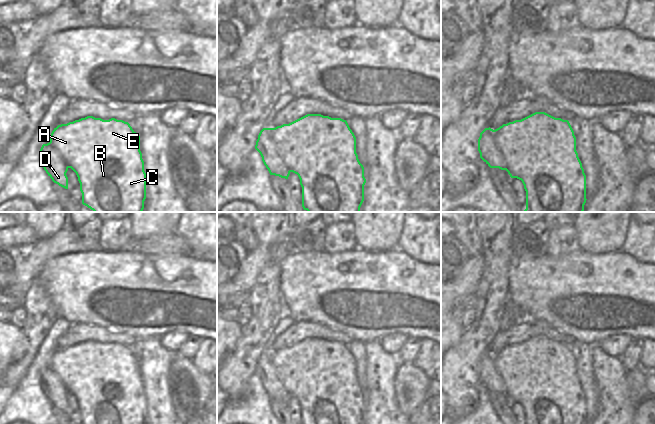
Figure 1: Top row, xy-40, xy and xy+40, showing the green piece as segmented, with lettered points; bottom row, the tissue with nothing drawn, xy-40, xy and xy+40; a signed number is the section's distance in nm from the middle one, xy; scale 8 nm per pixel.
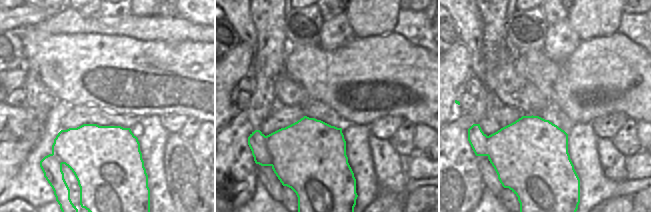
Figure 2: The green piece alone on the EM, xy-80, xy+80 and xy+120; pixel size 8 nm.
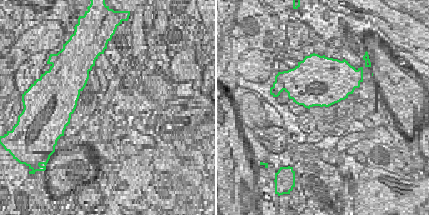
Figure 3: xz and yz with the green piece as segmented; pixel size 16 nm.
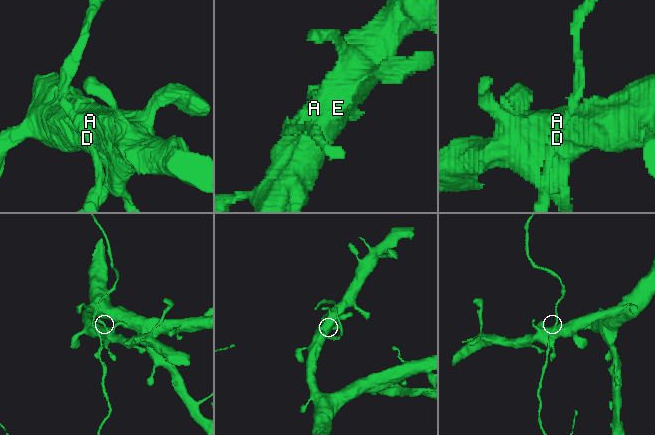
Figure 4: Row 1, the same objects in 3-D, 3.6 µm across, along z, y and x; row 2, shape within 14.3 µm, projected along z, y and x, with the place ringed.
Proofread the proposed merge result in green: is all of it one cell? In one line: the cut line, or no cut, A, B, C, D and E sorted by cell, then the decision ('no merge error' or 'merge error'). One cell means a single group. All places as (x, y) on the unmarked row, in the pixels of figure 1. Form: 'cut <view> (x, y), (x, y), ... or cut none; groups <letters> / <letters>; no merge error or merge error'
cut none; groups A B C D E; no merge error

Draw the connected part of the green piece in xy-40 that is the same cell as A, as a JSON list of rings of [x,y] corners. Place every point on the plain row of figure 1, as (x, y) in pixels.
[[[87,340],[58,349],[50,359],[50,366],[41,371],[40,385],[52,405],[65,413],[68,413],[66,397],[71,392],[78,401],[82,424],[146,423],[140,360],[123,344]]]

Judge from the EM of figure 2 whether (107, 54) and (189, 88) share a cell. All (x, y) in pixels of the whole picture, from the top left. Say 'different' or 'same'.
same

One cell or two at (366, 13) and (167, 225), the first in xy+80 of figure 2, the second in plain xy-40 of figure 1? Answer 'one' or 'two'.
one

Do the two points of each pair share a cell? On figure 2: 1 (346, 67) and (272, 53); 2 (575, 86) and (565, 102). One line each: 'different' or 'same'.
1: different
2: same

